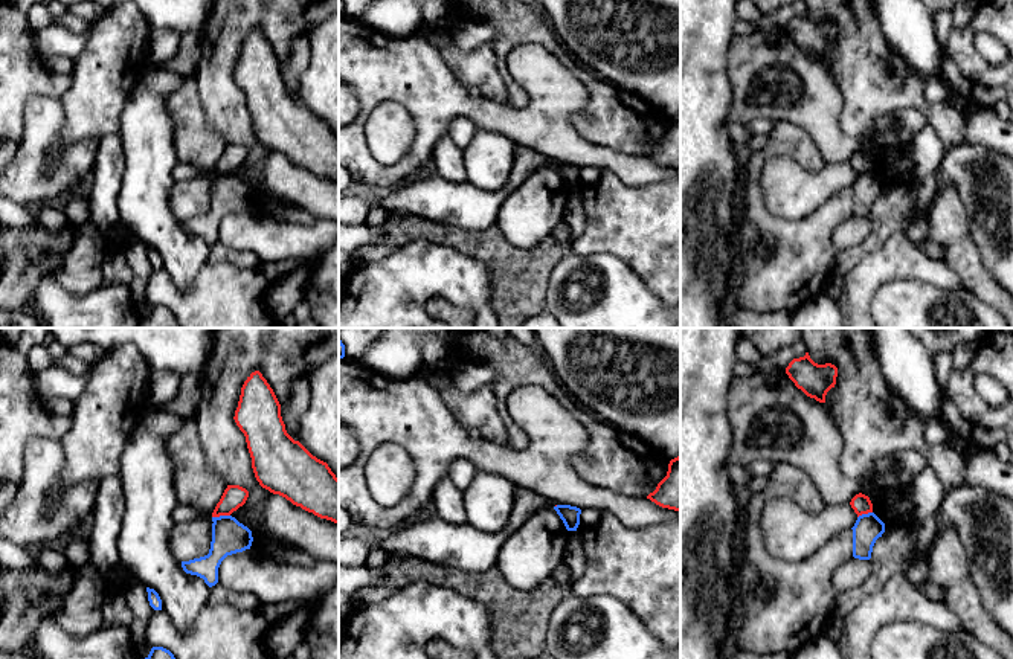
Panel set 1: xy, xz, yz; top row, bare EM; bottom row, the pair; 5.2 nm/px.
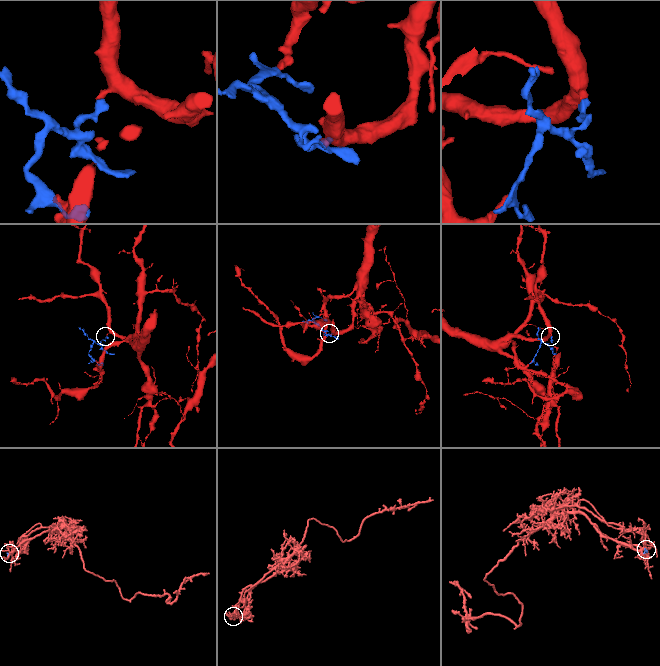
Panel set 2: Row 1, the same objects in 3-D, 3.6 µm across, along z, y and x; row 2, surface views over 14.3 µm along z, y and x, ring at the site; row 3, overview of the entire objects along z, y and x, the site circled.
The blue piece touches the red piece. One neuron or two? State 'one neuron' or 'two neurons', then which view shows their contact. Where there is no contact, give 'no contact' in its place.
two neurons | xy

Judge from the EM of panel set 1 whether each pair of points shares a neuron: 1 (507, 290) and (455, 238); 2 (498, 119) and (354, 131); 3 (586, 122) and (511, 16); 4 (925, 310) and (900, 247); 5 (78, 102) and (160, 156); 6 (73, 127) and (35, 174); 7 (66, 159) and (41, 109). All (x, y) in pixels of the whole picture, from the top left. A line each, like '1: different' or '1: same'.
1: same
2: same
3: same
4: different
5: different
6: different
7: same

